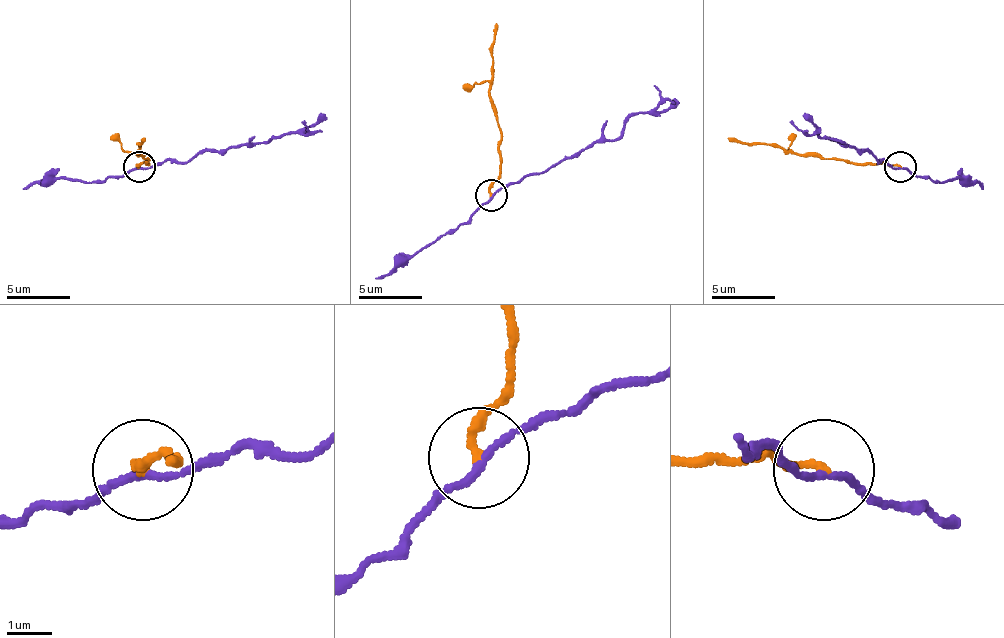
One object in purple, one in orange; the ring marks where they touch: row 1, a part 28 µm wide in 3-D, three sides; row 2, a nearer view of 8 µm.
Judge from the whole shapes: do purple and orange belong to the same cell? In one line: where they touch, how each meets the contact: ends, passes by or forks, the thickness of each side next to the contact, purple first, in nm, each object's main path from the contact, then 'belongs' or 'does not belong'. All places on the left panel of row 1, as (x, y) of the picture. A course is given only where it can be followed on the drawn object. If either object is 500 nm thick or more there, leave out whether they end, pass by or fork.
(139, 166) | purple passes by | orange ends | 140/220 nm | purple via (138, 167), (192, 161), (205, 151), (259, 145), (278, 135), (313, 126), (326, 113) | orange via (138, 167), (138, 164), (147, 164), (147, 158), (138, 154), (144, 139) | does not belong

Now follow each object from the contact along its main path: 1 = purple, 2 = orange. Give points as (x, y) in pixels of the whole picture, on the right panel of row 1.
1: (900, 167), (878, 161), (869, 151), (821, 135), (818, 126), (805, 113)
2: (900, 167), (846, 164), (833, 158), (786, 154), (770, 145), (741, 145), (728, 139)

